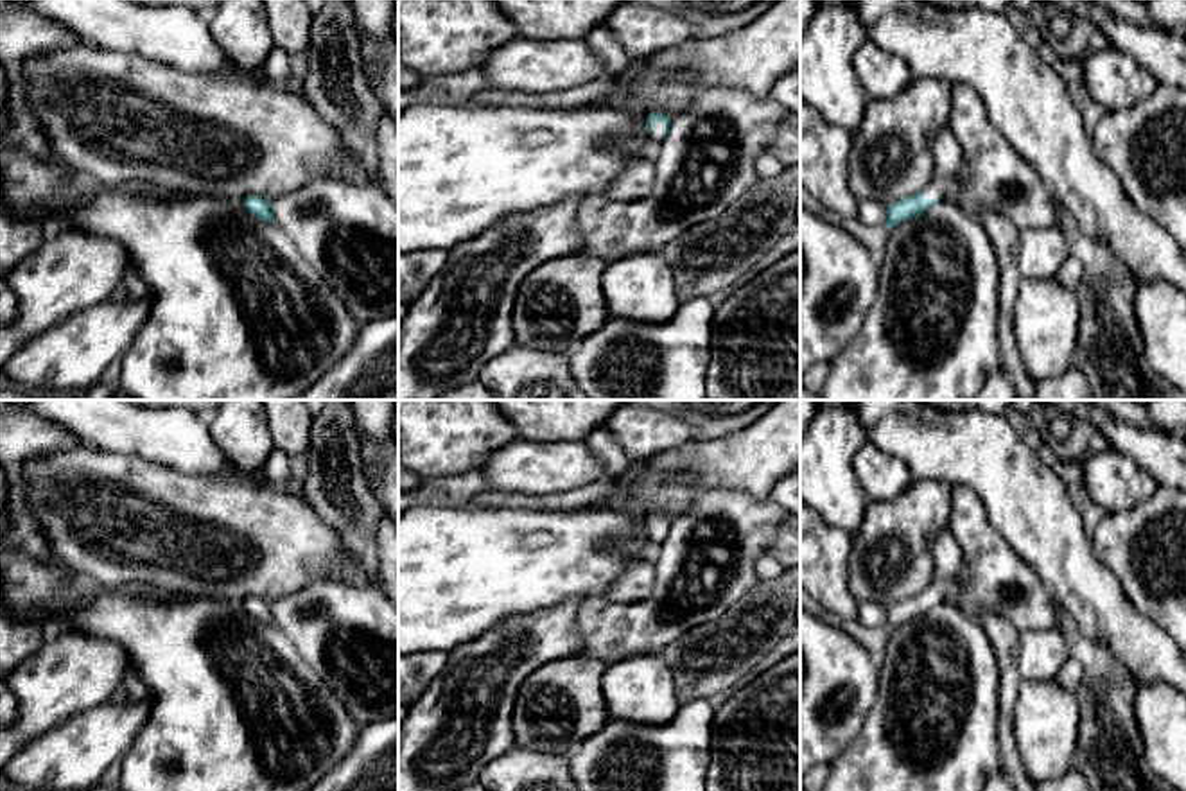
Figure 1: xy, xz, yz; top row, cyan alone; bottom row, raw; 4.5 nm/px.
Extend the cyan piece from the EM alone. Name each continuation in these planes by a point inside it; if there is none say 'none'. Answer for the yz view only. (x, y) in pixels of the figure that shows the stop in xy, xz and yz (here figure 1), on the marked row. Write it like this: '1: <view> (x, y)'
1: yz (946, 149)

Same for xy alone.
none

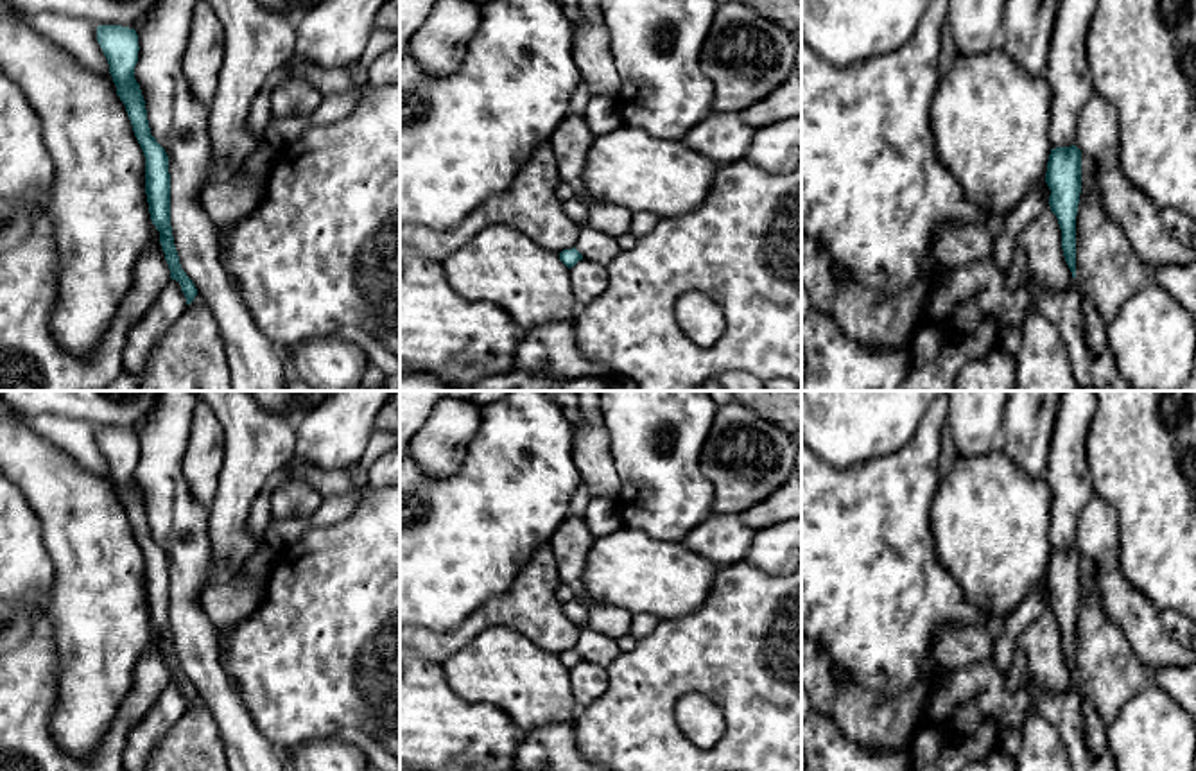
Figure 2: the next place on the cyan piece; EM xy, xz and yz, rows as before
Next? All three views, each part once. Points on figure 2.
none

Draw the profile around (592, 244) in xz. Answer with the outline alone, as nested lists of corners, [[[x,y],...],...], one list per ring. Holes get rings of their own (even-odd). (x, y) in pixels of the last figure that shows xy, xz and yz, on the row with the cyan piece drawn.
[[[590,226],[581,228],[576,249],[583,255],[583,258],[590,258],[604,267],[620,251],[617,238],[608,237]]]

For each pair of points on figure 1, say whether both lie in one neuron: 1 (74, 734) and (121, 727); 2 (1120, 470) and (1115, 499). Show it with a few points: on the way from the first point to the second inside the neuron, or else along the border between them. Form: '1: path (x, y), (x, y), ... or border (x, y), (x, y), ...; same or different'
1: path (85, 734), (104, 734), (110, 729); same
2: path (1115, 478), (1115, 492); same

